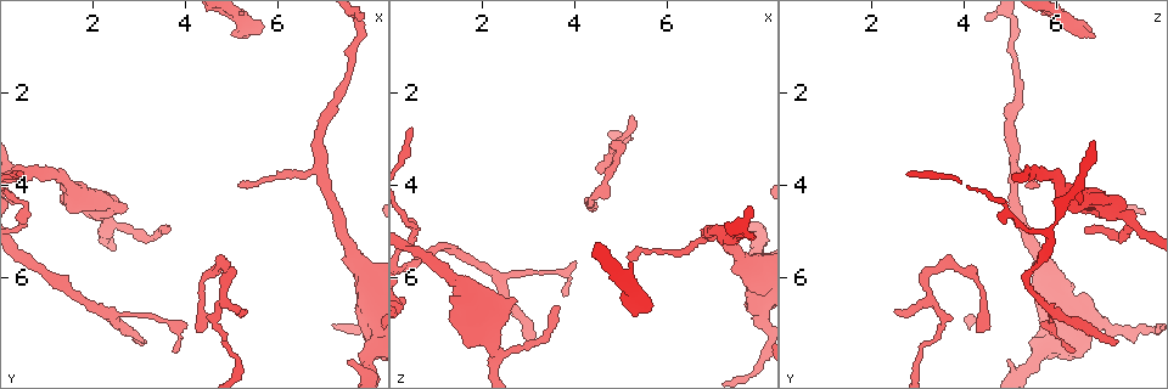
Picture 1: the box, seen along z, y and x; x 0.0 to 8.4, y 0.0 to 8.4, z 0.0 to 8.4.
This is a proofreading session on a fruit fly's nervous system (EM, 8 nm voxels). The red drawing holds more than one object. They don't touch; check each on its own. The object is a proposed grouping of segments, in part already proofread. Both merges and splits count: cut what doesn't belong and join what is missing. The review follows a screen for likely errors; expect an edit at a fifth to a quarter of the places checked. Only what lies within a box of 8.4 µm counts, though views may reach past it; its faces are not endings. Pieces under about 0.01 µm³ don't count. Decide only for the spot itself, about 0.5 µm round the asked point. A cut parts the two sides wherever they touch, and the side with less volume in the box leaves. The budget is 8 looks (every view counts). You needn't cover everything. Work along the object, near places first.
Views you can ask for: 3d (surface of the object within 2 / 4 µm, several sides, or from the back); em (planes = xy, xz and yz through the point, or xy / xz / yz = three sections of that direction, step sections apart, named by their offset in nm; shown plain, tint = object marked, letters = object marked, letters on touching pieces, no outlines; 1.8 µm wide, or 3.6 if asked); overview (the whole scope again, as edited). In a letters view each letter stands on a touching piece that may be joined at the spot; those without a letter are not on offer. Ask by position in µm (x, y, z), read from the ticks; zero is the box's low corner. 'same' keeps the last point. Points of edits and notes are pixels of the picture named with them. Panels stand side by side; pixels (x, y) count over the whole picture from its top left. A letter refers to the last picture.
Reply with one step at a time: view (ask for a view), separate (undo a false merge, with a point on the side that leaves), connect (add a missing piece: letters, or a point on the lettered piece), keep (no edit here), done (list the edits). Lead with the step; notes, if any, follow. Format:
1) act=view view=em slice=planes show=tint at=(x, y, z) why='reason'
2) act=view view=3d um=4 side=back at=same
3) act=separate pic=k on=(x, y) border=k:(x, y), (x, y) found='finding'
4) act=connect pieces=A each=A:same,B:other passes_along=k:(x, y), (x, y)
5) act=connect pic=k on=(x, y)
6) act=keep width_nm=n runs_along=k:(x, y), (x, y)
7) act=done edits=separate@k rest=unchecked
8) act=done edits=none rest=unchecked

act=view view=3d um=4 at=(5.15, 6.70, 2.50)

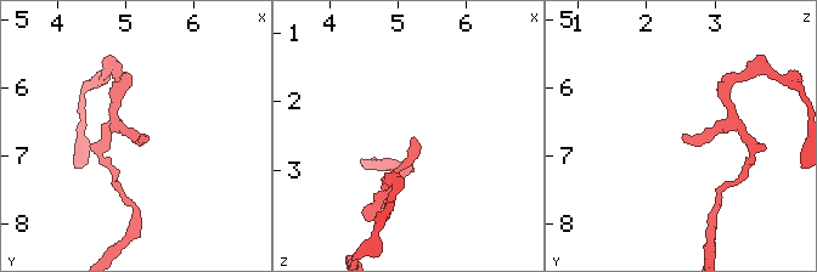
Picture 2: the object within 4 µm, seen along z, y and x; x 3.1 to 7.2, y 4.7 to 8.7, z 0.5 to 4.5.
act=view view=em slice=yz step=8 show=letters at=(5.20, 6.65, 2.55) why='shape alone is not enough'

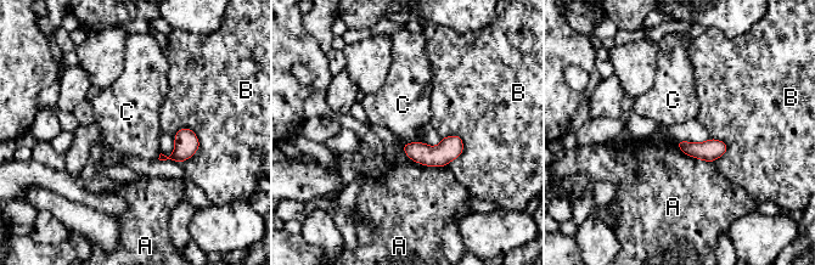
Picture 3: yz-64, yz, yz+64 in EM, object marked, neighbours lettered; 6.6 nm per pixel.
act=view view=em slice=xz step=16 show=letters at=same why='another direction'

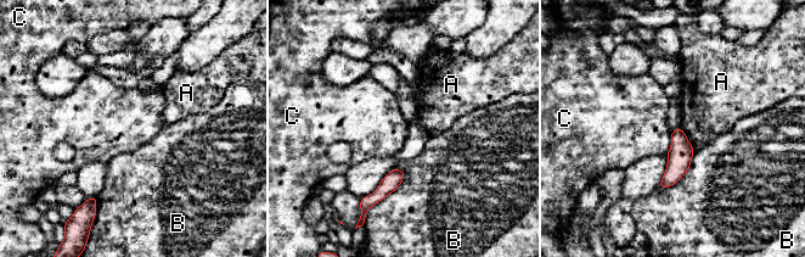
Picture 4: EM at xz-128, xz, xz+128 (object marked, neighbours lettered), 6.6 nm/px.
act=keep longest_contact=B:340nm each=A:other,B:other,C:other border=4:(670, 134), (670, 149), (665, 154) found='no lettered piece goes on from it'

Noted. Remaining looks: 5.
act=view view=3d um=2 side=back at=(4.35, 7.15, 4.35) why='tapers out'

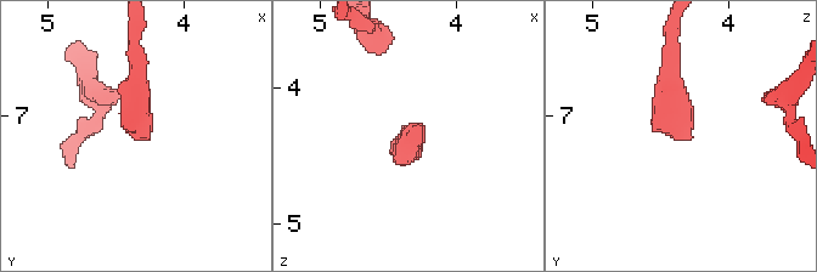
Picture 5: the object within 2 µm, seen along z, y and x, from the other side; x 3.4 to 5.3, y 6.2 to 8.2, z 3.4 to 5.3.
act=view view=em slice=xz step=16 show=letters at=(4.30, 7.18, 4.30)

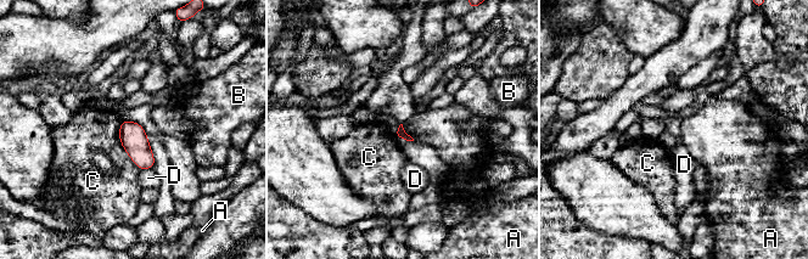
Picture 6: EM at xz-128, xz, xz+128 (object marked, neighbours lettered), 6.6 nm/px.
act=keep each=A:other,B:other,C:other,D:other border=6:(402, 124), (403, 129), (414, 139) found='none of them fits'

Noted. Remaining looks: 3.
act=view view=em um=3.6 slice=planes show=tint at=(3.05, 7.45, 7.35) why='free end'

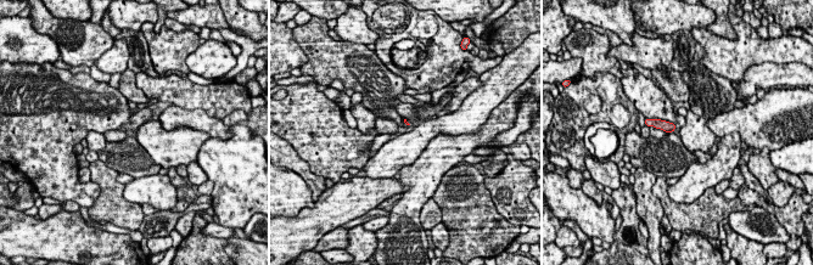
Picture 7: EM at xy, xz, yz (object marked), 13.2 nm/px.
act=view view=em um=3.6 slice=planes show=letters at=same

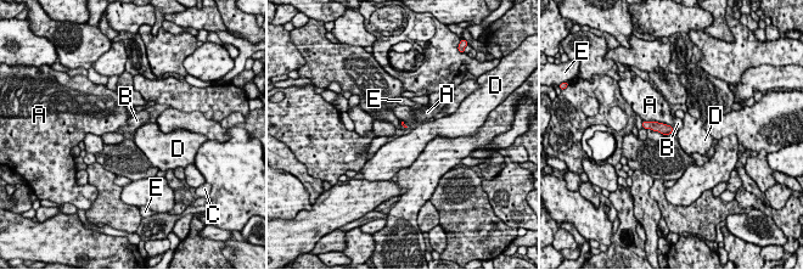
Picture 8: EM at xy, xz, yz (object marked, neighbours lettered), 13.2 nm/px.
act=connect pic=8 on=(678, 123) each=A:other,B:same,C:other,D:other,E:other passes_along=8:(664, 129), (672, 129), (678, 123) found='it goes on there'

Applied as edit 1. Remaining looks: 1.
act=done edits=connect@8 rest=unchecked

